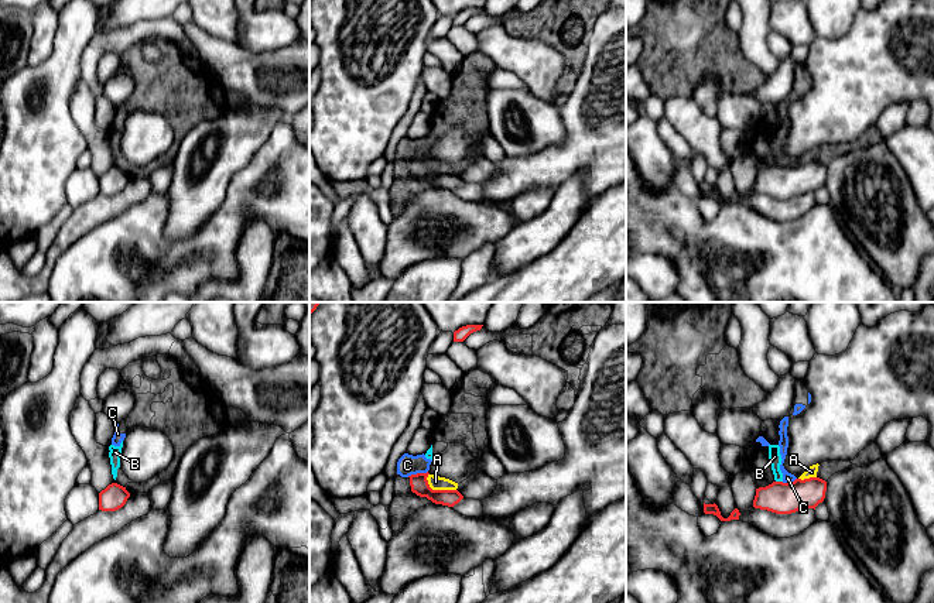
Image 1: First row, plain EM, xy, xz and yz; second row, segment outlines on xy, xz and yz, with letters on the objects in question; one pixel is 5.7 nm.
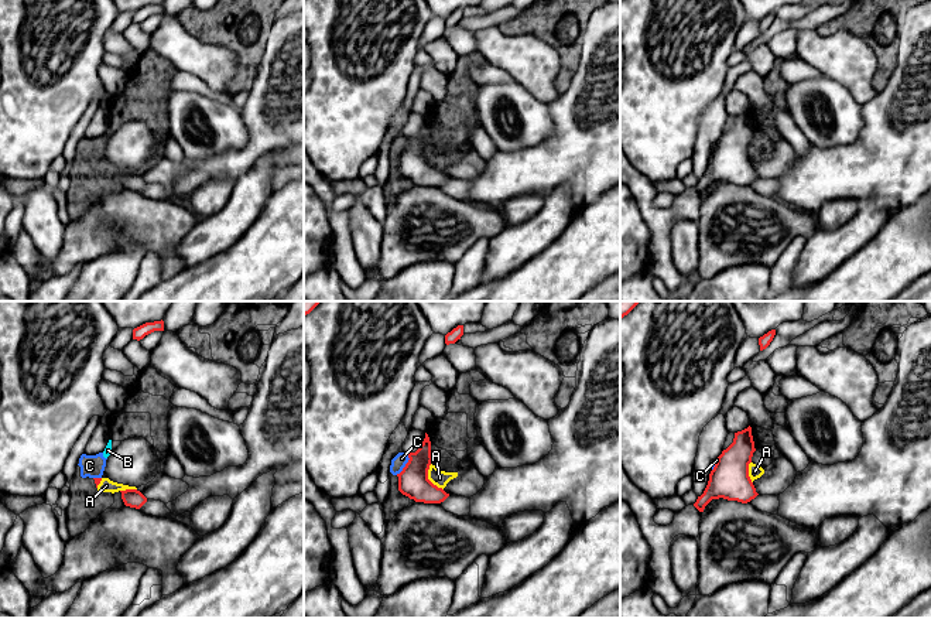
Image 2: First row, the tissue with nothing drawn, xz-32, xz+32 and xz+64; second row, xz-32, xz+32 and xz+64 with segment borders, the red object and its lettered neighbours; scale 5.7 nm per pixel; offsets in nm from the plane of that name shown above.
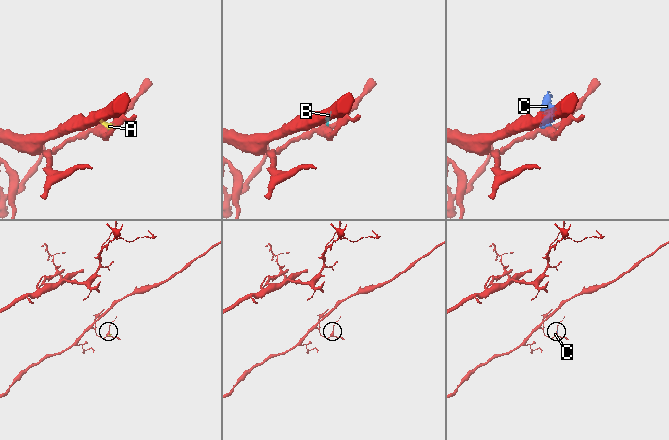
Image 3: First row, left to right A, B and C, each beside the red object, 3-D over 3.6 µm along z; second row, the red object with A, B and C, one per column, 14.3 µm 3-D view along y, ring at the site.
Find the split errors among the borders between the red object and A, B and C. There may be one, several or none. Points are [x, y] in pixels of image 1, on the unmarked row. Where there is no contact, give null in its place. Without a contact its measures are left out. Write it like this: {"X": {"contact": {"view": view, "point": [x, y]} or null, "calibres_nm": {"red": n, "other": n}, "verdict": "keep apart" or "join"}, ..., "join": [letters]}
{"A": {"contact": {"view": "xz", "point": [438, 174]}, "calibres_nm": {"red": 100, "other": 80}, "verdict": "keep apart"}, "B": {"contact": {"view": "yz", "point": [779, 165]}, "calibres_nm": {"red": 180, "other": 70}, "verdict": "keep apart"}, "C": {"contact": {"view": "xz", "point": [417, 157]}, "calibres_nm": {"red": 100, "other": 120}, "verdict": "keep apart"}, "join": []}

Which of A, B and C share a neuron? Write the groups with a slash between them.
A B C

